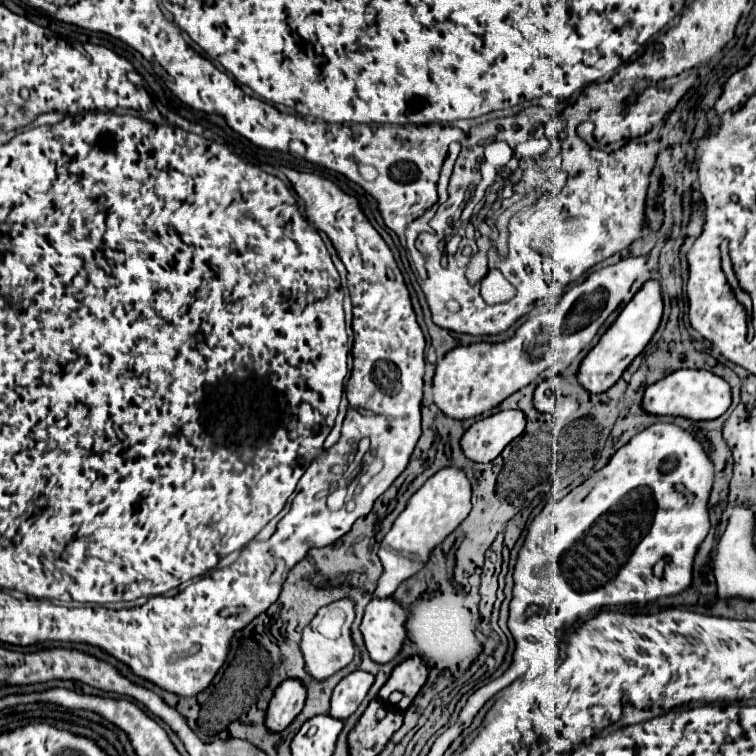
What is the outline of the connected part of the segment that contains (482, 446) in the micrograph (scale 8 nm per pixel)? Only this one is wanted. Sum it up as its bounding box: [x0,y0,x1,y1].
[460,411,526,463]

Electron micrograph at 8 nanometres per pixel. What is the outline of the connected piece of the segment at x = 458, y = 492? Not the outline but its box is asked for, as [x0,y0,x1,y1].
[372,467,470,599]

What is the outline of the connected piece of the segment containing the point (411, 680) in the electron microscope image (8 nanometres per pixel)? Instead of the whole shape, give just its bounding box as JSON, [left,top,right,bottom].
[378,657,428,711]

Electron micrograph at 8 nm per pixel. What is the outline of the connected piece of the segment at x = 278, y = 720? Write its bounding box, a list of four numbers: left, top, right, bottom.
[266,679,306,733]

